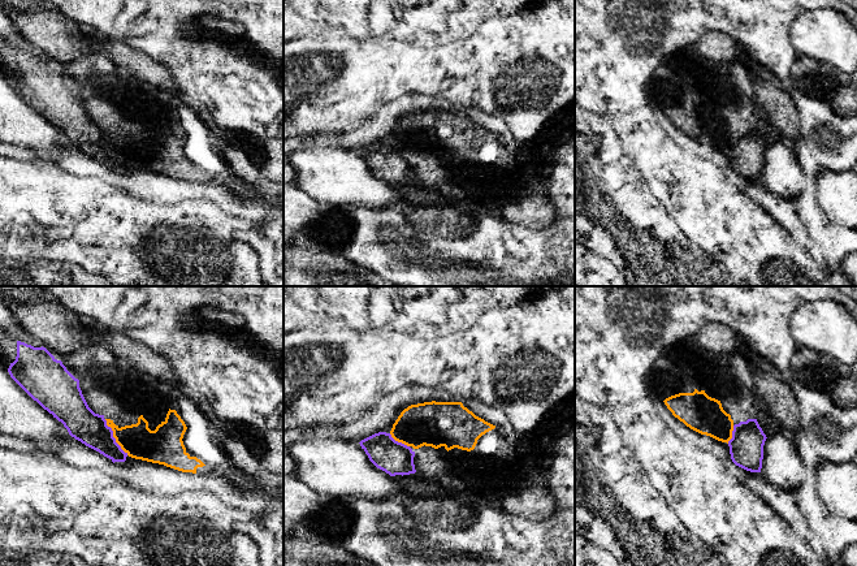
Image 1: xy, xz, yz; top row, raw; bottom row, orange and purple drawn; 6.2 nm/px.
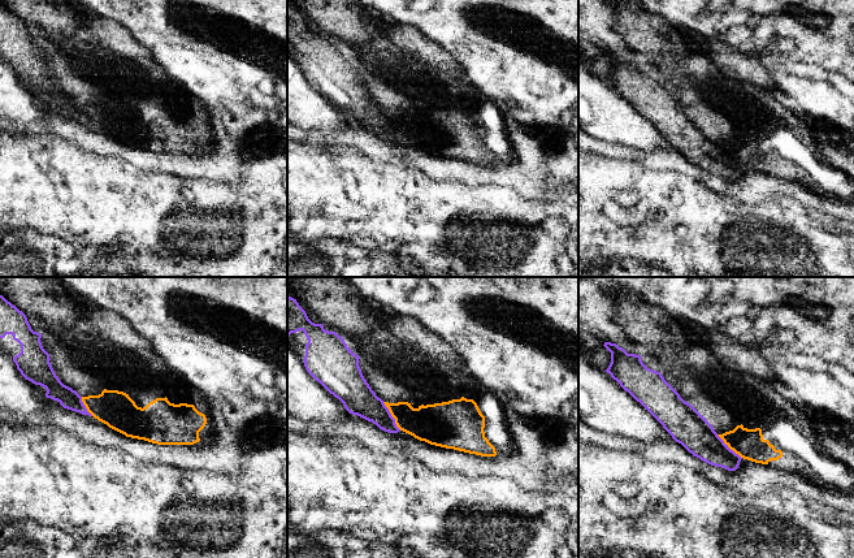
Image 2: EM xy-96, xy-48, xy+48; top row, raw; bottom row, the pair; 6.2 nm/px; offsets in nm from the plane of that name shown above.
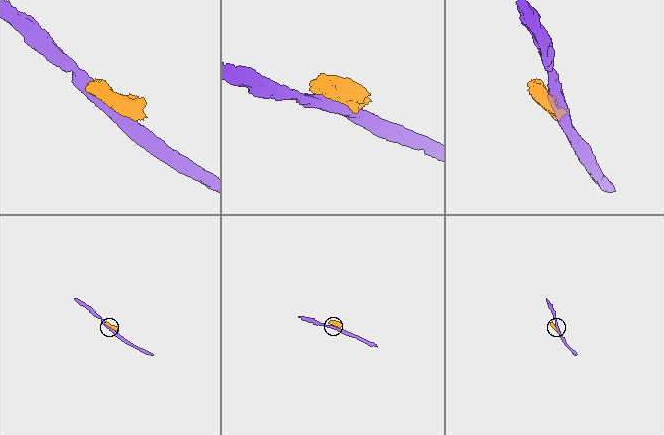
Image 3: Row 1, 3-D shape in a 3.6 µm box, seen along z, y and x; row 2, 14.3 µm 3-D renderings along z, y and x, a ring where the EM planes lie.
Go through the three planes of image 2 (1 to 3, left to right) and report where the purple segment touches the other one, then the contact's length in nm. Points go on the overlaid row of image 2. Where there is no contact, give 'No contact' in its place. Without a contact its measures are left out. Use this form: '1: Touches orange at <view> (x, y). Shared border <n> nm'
1: Touches orange at xy-96 (85, 405). Shared border 140 nm
2: Touches orange at xy-48 (391, 415). Shared border 200 nm
3: Touches orange at xy+48 (729, 448). Shared border 220 nm

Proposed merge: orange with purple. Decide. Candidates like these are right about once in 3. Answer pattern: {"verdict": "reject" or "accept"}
{"verdict": "reject"}

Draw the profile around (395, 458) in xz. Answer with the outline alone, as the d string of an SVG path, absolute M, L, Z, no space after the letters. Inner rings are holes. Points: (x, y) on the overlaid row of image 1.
M378 432L359 444L369 461L390 476L416 472L414 465L415 451L410 446L395 441L390 433Z

